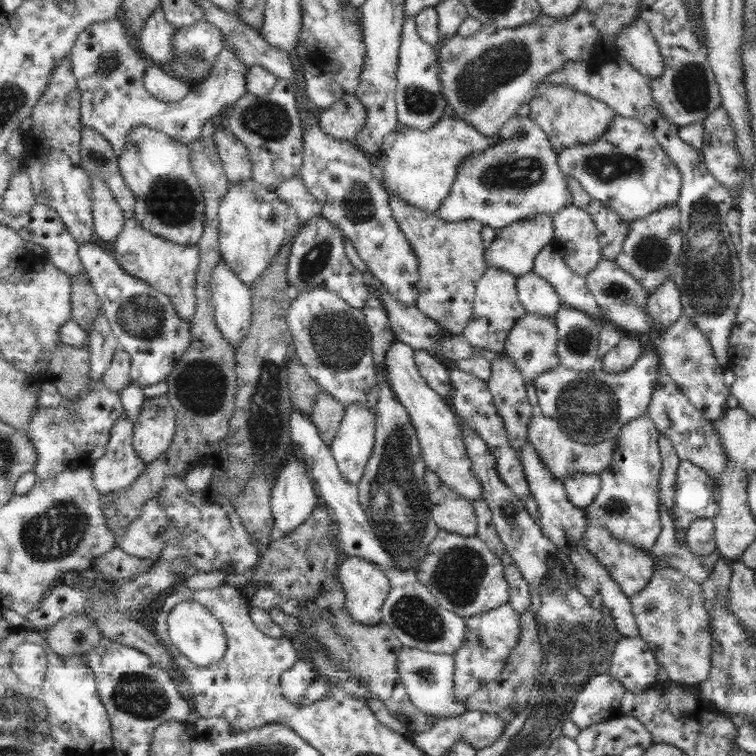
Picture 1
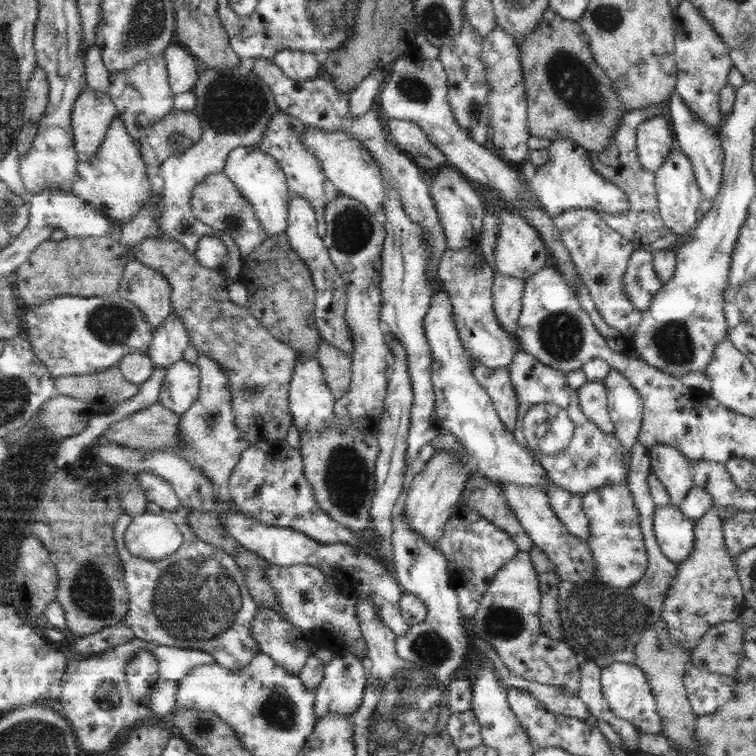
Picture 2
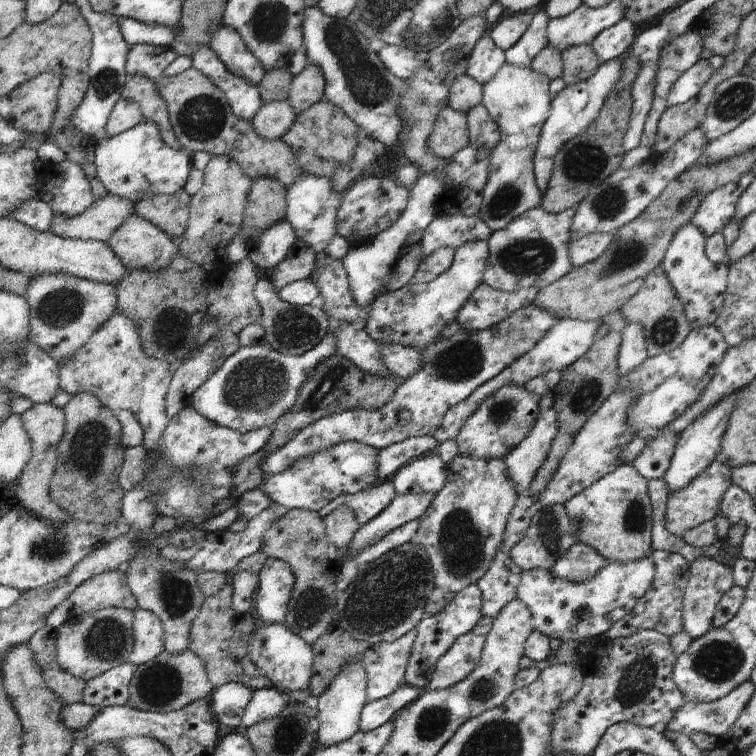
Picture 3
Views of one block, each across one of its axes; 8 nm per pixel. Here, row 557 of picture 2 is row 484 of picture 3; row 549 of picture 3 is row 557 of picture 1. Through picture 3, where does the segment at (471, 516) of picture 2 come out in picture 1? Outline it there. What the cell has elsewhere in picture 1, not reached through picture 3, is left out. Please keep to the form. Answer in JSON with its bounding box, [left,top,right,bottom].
[414,529,509,618]

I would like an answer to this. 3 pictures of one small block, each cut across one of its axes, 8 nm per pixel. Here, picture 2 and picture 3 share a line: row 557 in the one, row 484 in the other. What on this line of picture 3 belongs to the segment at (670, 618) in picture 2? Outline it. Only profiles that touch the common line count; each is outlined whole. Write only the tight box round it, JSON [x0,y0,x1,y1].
[662,460,731,538]

